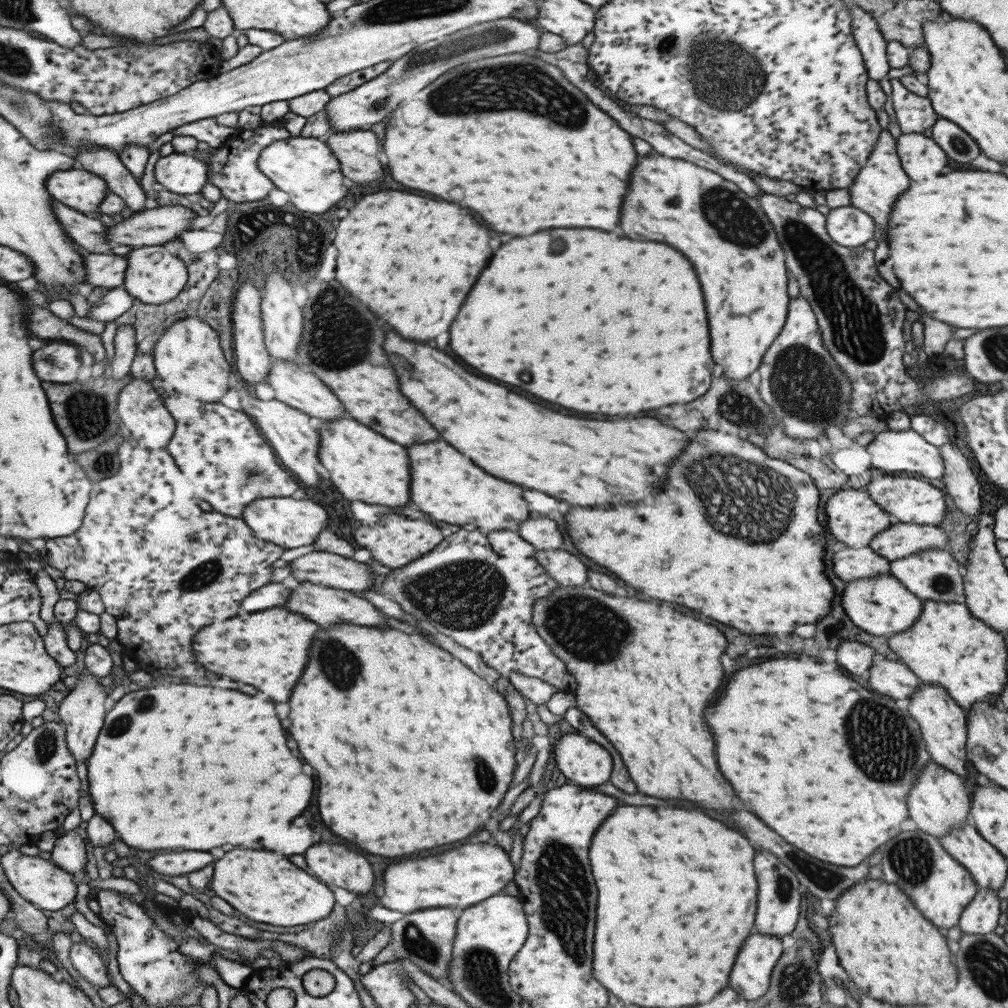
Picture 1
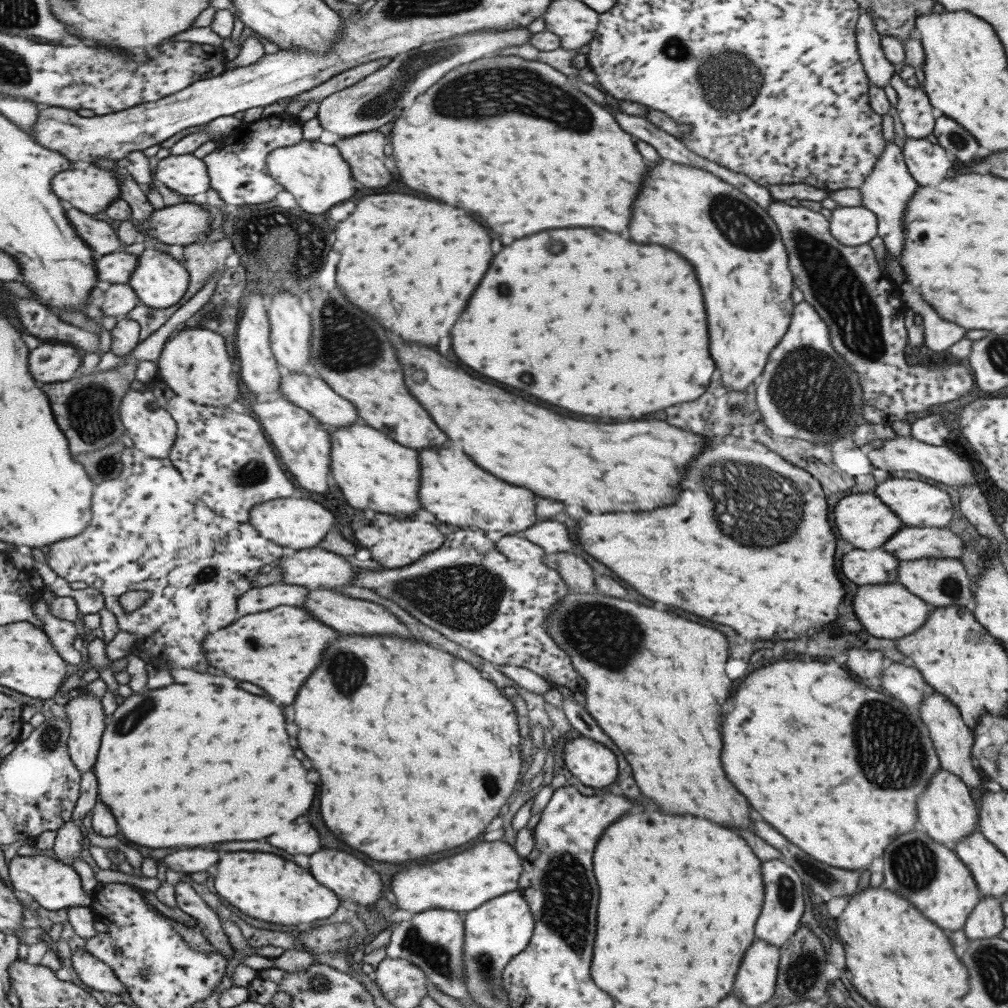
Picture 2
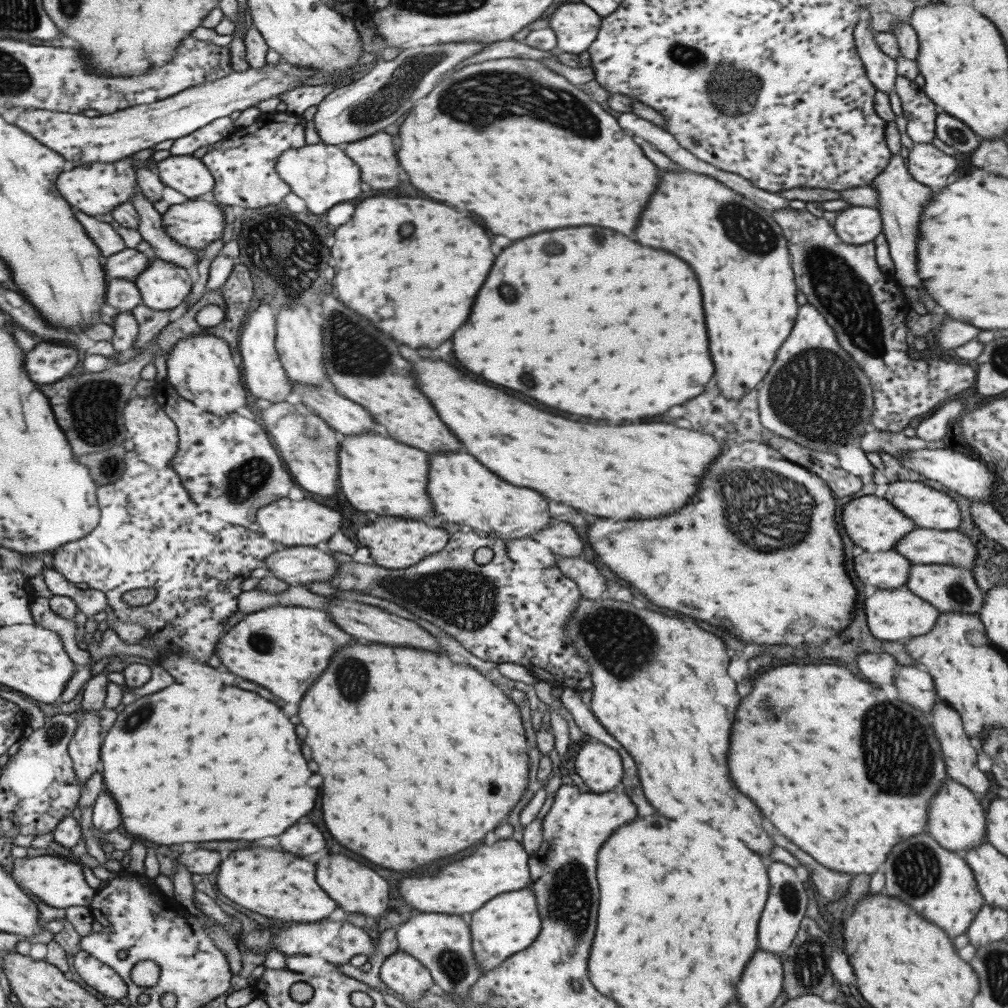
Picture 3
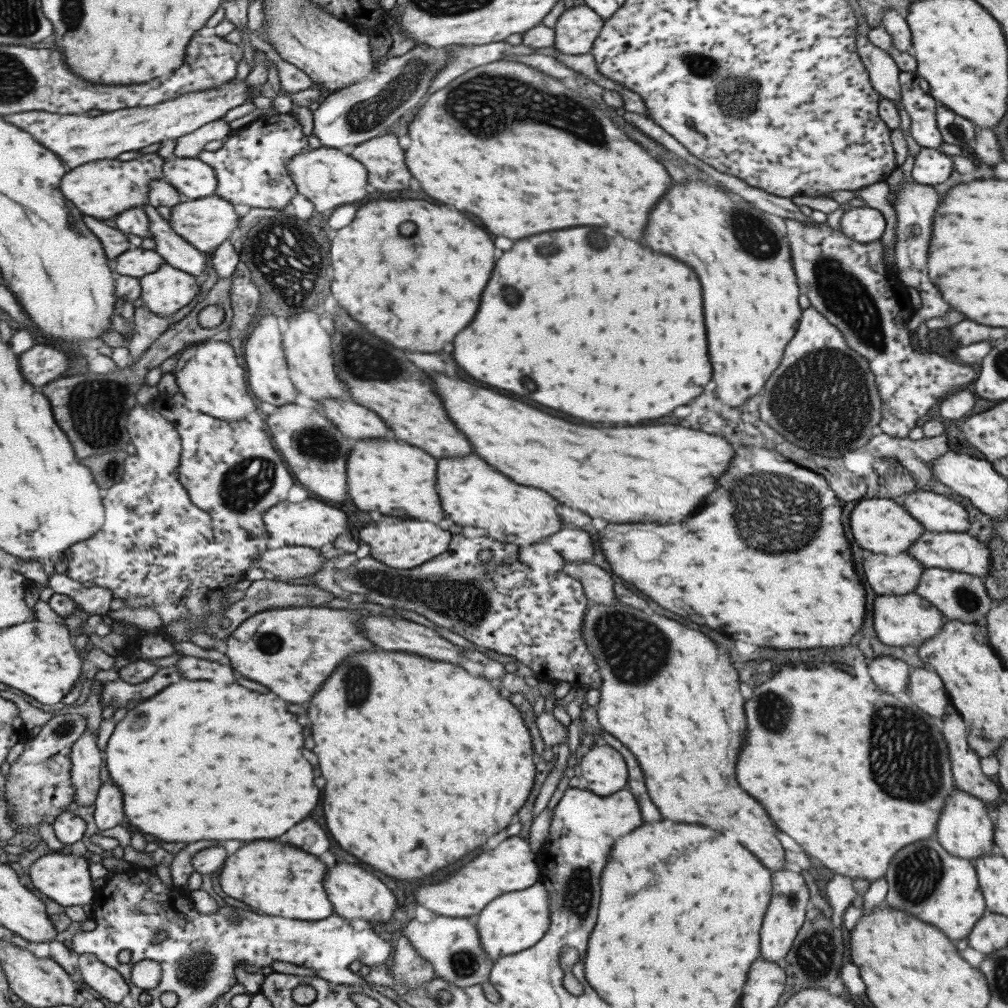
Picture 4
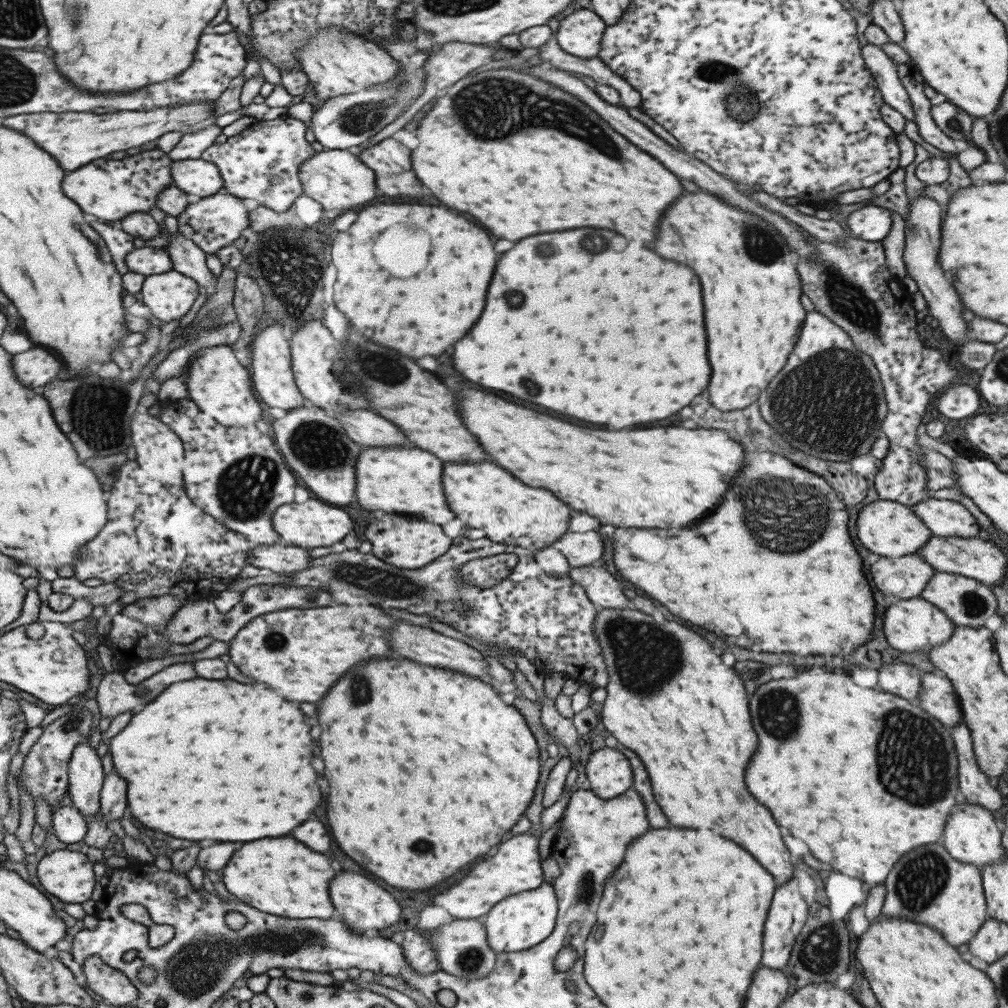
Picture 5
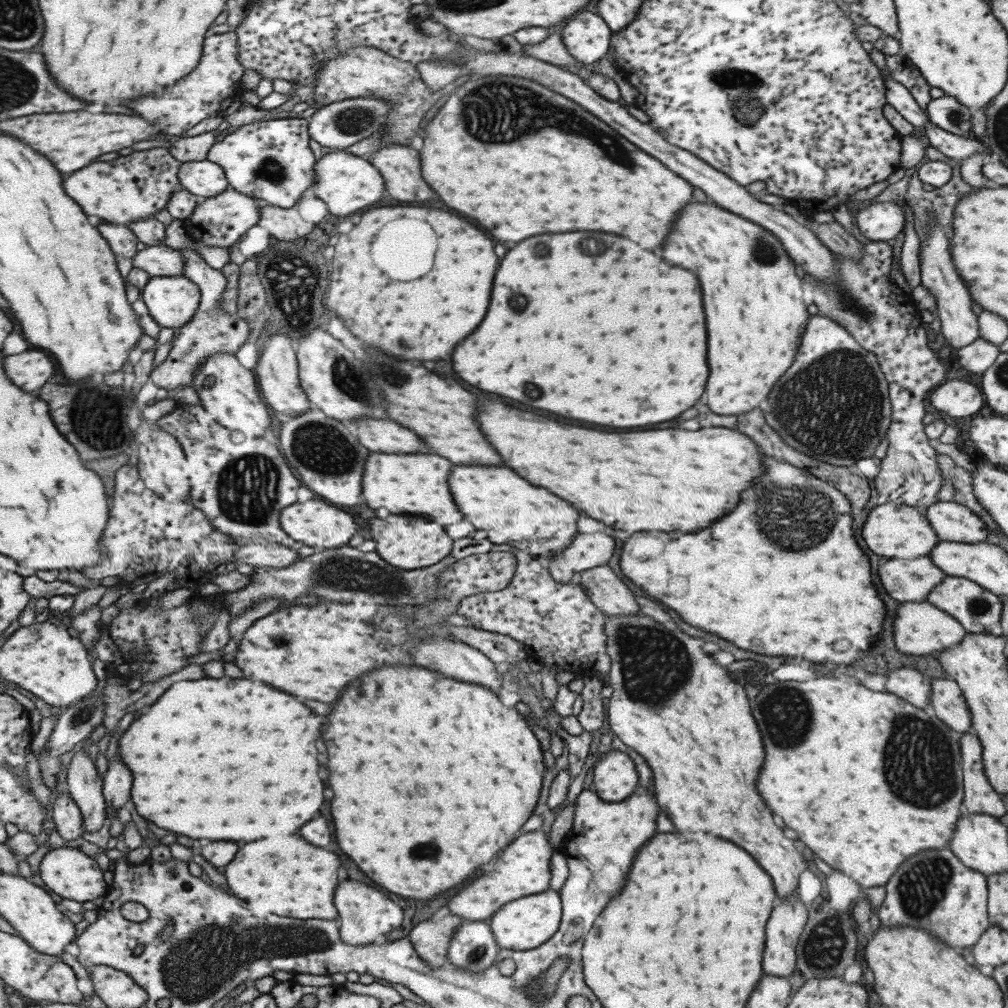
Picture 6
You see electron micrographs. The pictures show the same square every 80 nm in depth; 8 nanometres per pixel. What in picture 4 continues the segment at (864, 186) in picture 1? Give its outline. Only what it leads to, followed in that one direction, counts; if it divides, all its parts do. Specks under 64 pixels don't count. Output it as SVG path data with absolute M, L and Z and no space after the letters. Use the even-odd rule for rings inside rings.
M902 181L892 199L891 205L895 211L893 258L898 272L895 275L906 287L915 288L921 296L921 306L915 311L916 316L907 322L910 335L916 332L923 319L943 316L945 312L949 312L949 306L941 300L941 294L937 292L933 282L927 278L927 270L925 270L925 252L927 252L927 244L929 244L931 218L933 218L933 212L938 207L939 201L940 198L937 197L934 187L922 185L915 181Z

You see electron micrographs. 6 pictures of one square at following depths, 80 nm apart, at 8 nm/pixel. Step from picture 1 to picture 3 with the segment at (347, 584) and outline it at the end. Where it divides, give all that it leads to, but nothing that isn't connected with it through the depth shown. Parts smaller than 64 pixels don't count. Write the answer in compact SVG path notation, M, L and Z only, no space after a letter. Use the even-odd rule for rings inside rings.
M293 546L274 552L263 564L270 575L287 581L290 585L309 582L330 582L338 564L331 552L323 552L315 546Z

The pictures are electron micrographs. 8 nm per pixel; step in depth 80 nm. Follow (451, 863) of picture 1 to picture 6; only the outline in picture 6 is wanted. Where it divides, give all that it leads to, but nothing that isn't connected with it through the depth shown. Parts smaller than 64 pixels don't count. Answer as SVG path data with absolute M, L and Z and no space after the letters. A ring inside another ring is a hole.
M539 830L529 831L517 836L495 862L491 862L491 870L485 866L485 872L465 886L465 890L457 890L455 896L449 898L449 912L461 916L465 921L481 921L489 918L496 910L511 900L543 892L548 888L550 870L548 860L551 853L548 838Z

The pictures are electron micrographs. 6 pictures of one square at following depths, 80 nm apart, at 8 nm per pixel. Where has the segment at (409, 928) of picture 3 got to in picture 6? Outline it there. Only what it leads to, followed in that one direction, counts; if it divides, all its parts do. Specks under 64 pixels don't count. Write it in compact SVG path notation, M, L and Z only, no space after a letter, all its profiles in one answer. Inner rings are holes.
M461 921L450 936L446 960L465 972L479 972L491 966L498 947L485 921Z

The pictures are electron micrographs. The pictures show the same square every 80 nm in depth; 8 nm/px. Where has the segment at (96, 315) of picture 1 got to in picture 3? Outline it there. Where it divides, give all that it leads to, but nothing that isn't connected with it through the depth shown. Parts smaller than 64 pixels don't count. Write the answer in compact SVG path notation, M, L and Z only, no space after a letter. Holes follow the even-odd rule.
M111 278L107 285L105 304L113 307L116 313L127 312L143 304L142 294L133 280Z

